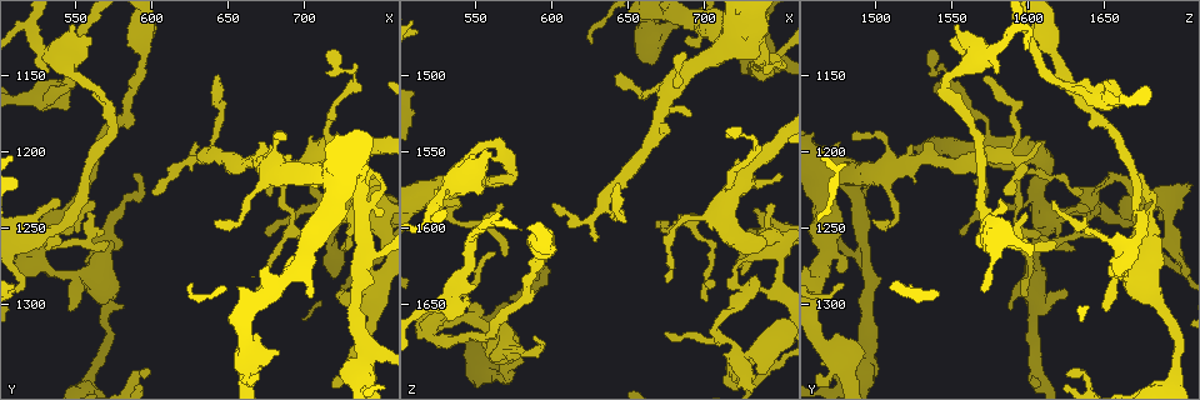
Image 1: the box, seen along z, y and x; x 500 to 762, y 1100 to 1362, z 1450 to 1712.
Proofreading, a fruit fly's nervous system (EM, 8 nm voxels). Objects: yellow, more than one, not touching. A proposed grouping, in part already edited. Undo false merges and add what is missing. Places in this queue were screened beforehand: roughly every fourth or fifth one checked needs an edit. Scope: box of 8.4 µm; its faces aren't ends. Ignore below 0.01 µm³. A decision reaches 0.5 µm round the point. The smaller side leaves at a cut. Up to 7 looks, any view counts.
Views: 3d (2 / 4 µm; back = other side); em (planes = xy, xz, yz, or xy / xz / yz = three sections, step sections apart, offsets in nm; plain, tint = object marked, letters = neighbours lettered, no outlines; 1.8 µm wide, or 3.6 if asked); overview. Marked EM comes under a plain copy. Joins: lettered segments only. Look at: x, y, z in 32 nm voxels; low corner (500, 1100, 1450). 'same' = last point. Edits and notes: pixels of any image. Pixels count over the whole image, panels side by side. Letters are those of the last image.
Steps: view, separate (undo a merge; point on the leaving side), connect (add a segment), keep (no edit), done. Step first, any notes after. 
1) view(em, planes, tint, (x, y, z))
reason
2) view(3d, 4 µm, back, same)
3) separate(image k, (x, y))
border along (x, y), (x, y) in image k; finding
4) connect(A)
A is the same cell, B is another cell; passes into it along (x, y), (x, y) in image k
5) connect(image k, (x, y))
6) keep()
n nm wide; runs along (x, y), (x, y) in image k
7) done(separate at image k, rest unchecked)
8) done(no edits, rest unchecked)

view(em, planes, letters, (570, 1258, 1616))
thin end

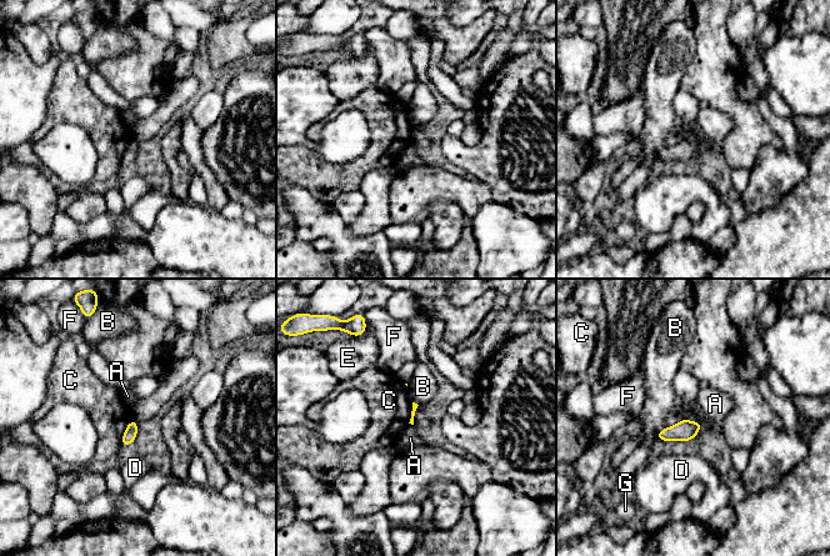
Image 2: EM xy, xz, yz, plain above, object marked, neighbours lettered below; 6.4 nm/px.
keep()
B touches over 240 nm; A, B, C, D, E, F and G are other cells; border along (131, 417), (119, 445) in image 2; none of them fits

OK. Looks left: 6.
view(em, yz, step 4, letters, (672, 1252, 1670))

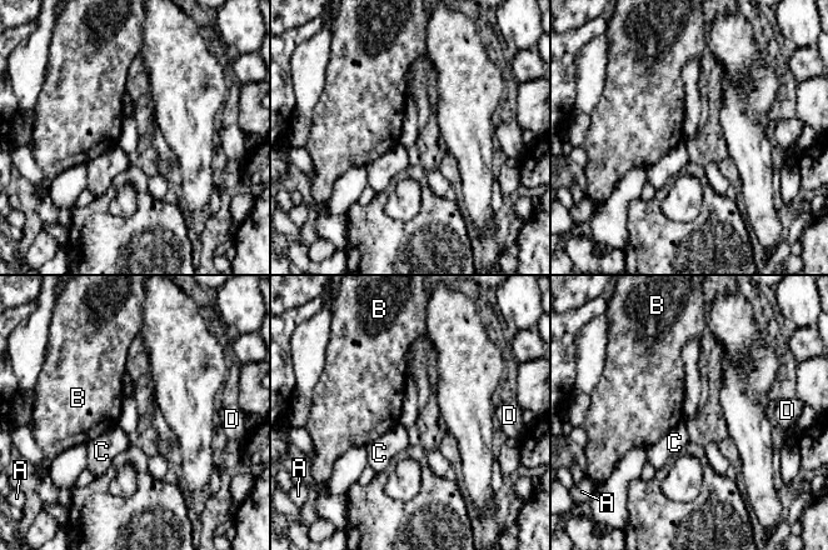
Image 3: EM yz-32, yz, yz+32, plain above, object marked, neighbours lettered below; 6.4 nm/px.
view(em, planes, letters, same)
cut it another way

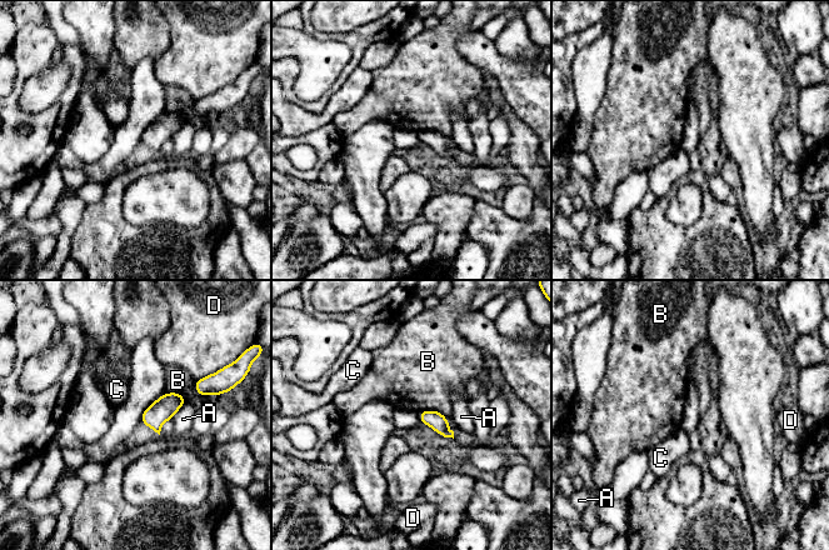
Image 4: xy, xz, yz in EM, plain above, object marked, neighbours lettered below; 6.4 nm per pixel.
keep()
A, B, C and D are other cells; border along (194, 380), (199, 394), (215, 396) in image 4; no lettered segment goes on from it

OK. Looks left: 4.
view(3d, 4 µm, (640, 1154, 1572))
tapers out

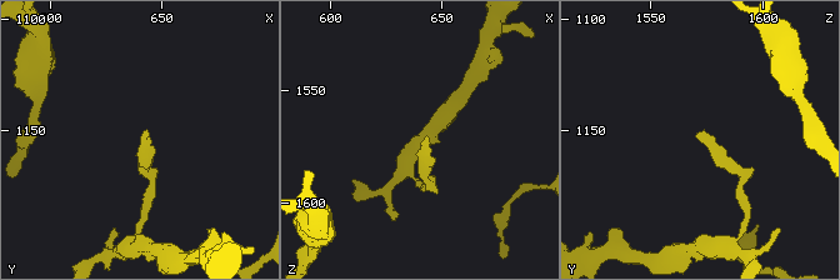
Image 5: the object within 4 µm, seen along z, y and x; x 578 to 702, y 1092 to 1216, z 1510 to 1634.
view(em, planes, letters, (643, 1152, 1571))
shape alone is not enough

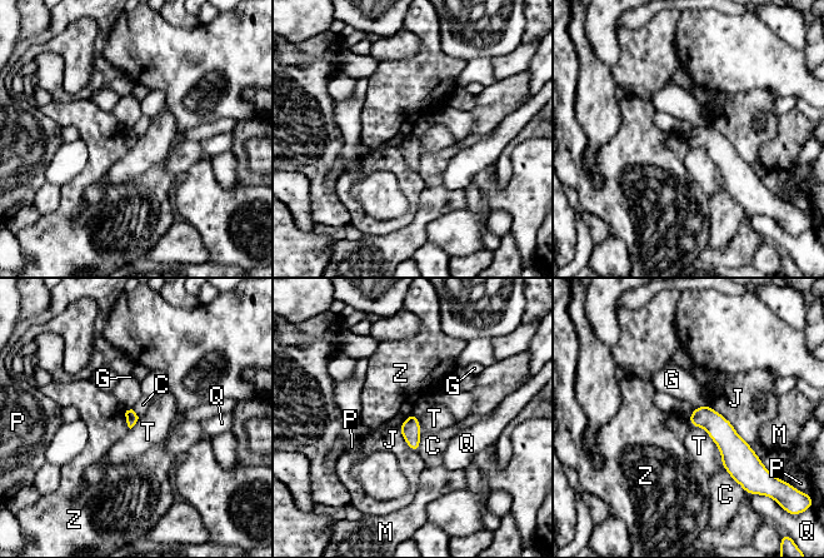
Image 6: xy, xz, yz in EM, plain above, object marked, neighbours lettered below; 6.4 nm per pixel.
keep()
80 nm wide; C, G, J, M, P, Q, T and Z are other cells; border along (125, 410), (125, 422), (130, 428) in image 6; none of them fits

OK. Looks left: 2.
done(no edits, rest unchecked)

